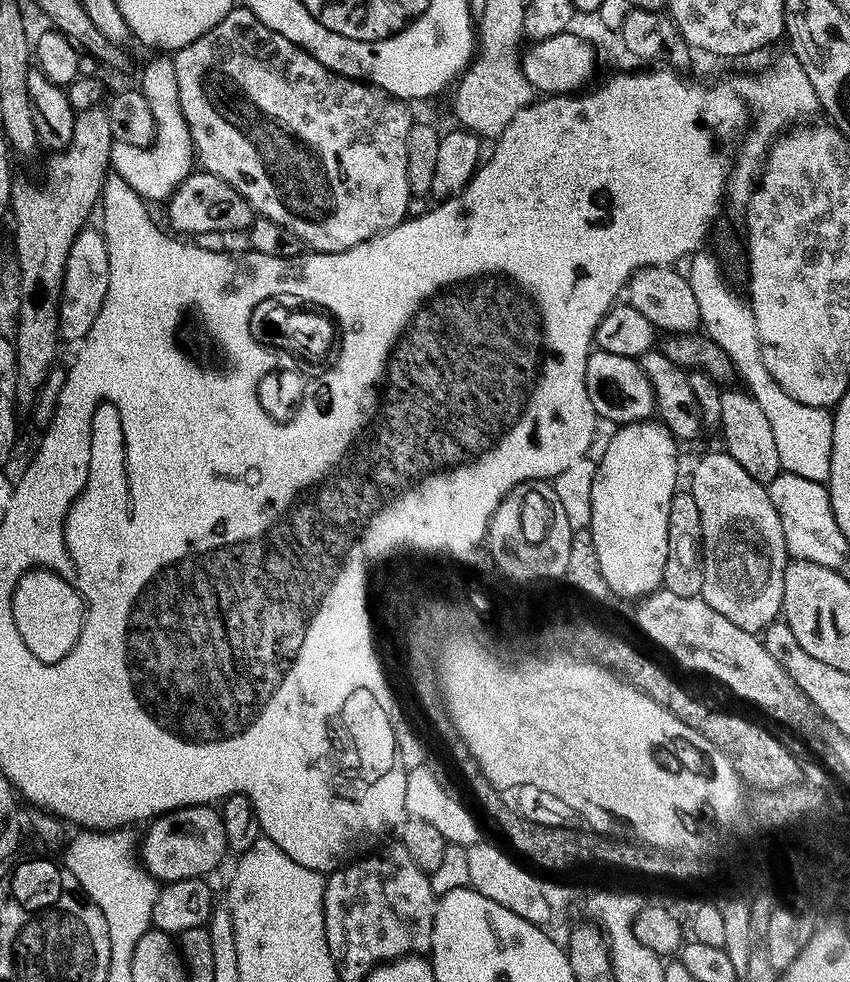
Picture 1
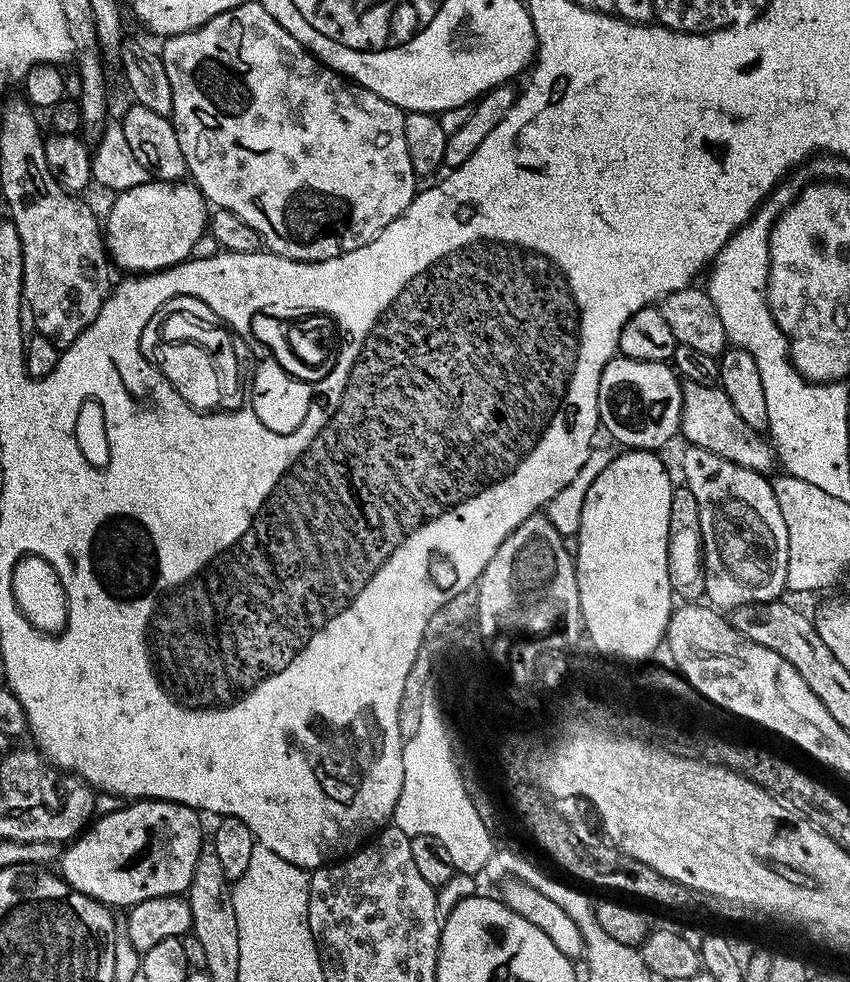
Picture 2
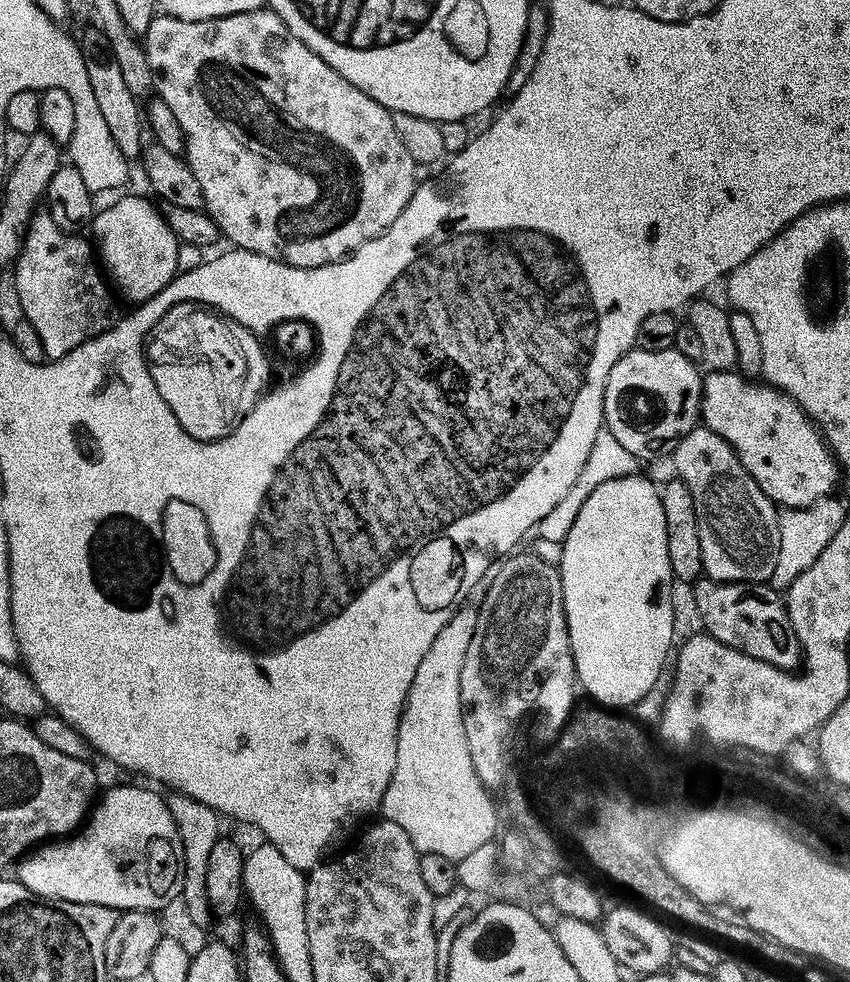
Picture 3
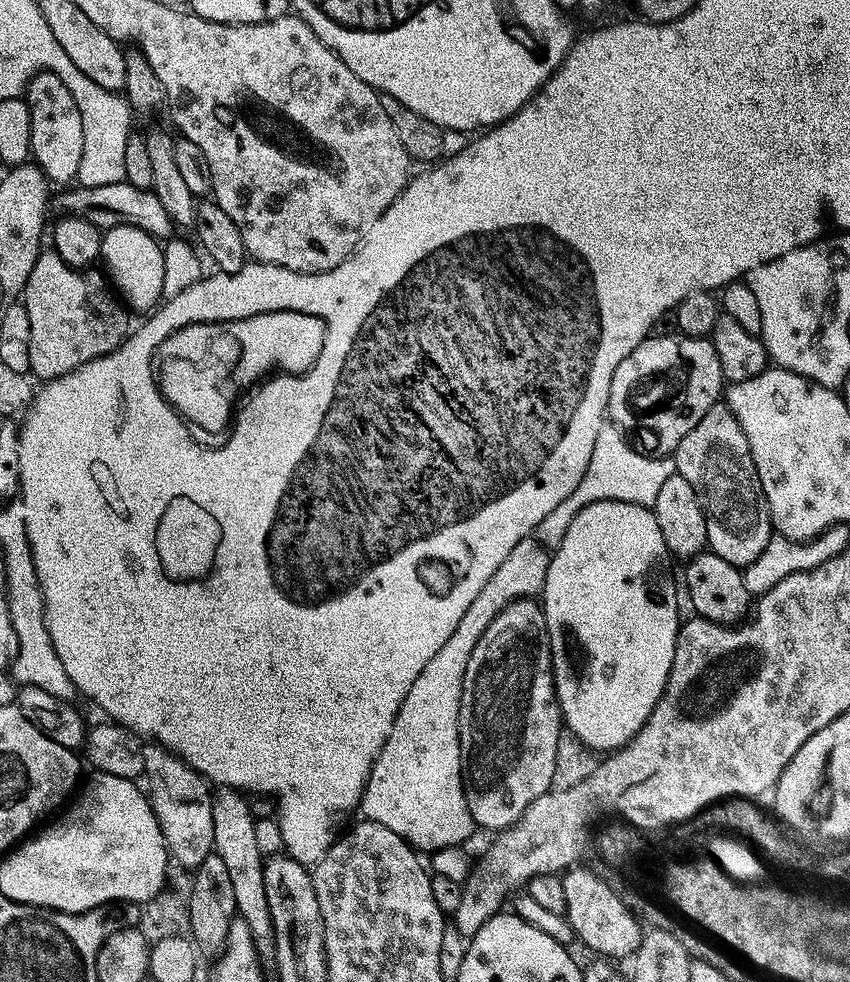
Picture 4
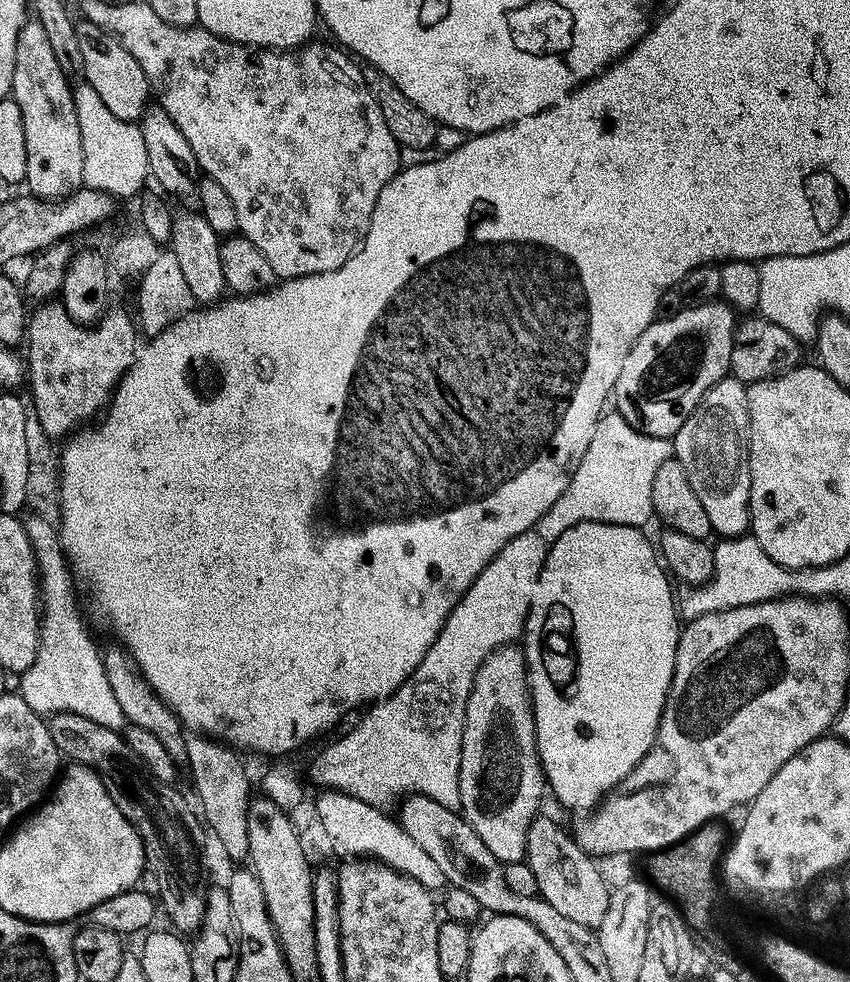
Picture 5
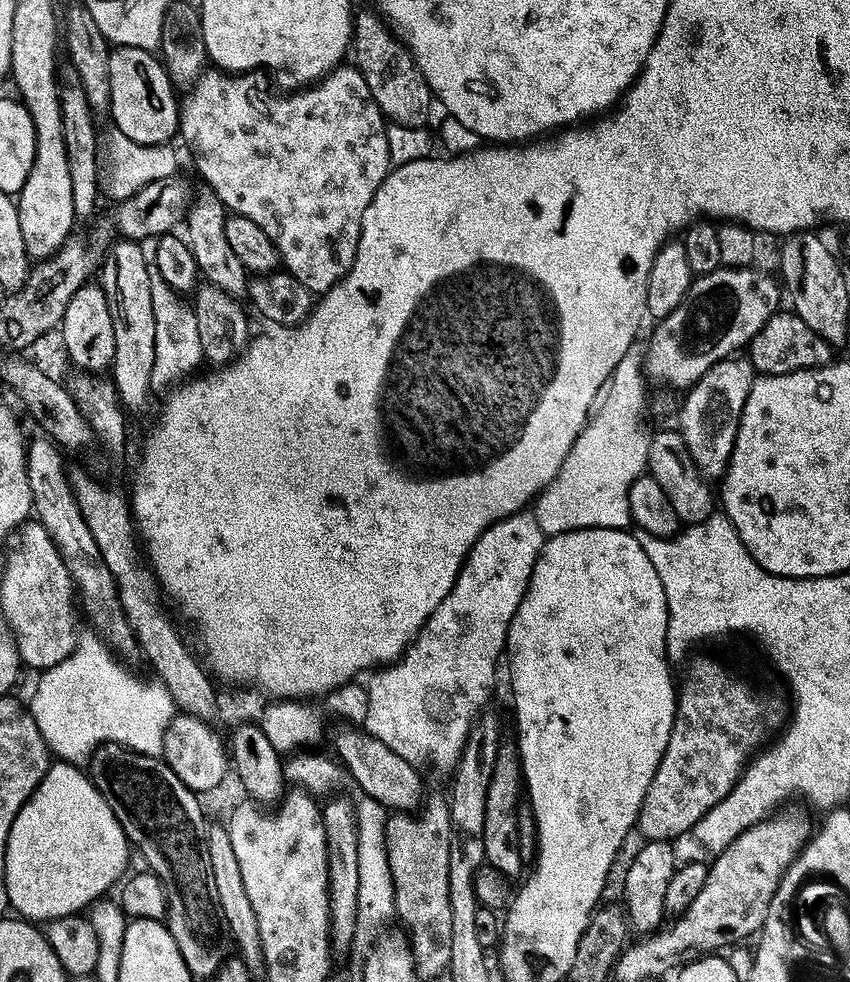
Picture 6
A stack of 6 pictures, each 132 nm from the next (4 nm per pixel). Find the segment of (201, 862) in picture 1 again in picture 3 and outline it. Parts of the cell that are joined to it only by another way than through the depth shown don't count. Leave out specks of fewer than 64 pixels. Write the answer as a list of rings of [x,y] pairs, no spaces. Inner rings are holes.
[[[120,784],[103,796],[104,793],[75,834],[59,842],[41,843],[35,850],[29,851],[15,865],[15,879],[37,898],[97,904],[117,910],[156,912],[179,901],[184,891],[184,855],[165,797],[148,788],[135,788],[132,784]]]

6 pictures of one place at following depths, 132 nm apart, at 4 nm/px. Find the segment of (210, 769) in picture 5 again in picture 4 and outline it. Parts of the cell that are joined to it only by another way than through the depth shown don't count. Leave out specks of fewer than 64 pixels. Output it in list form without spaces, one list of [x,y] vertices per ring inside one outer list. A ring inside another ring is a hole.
[[[223,786],[215,789],[212,797],[212,813],[214,814],[215,855],[222,858],[226,870],[230,874],[230,883],[234,890],[234,902],[239,919],[250,926],[252,941],[261,961],[272,962],[276,959],[274,946],[274,928],[270,922],[270,908],[266,906],[266,886],[264,885],[265,857],[258,850],[258,838],[254,838],[254,826],[257,817],[252,816],[252,808],[248,805],[249,797],[245,793]]]

